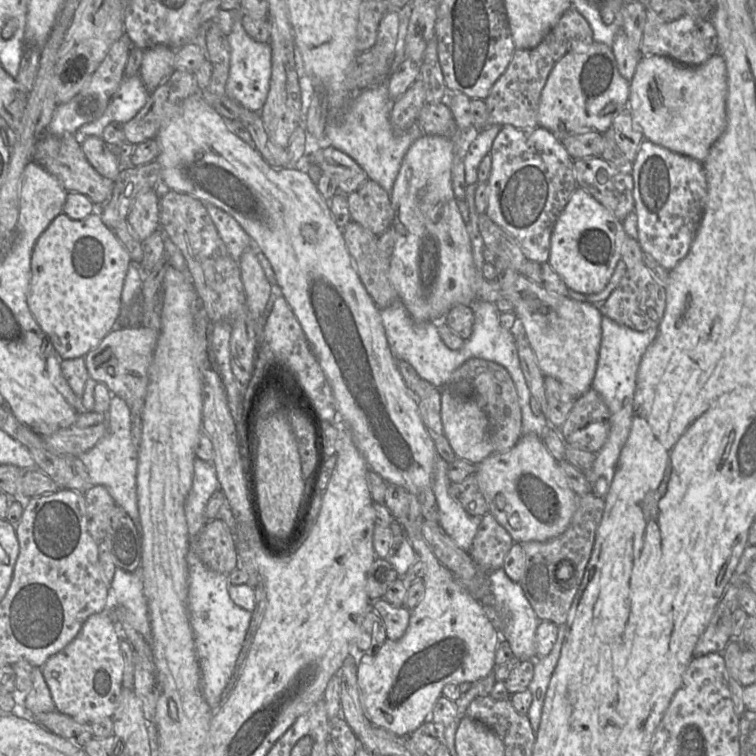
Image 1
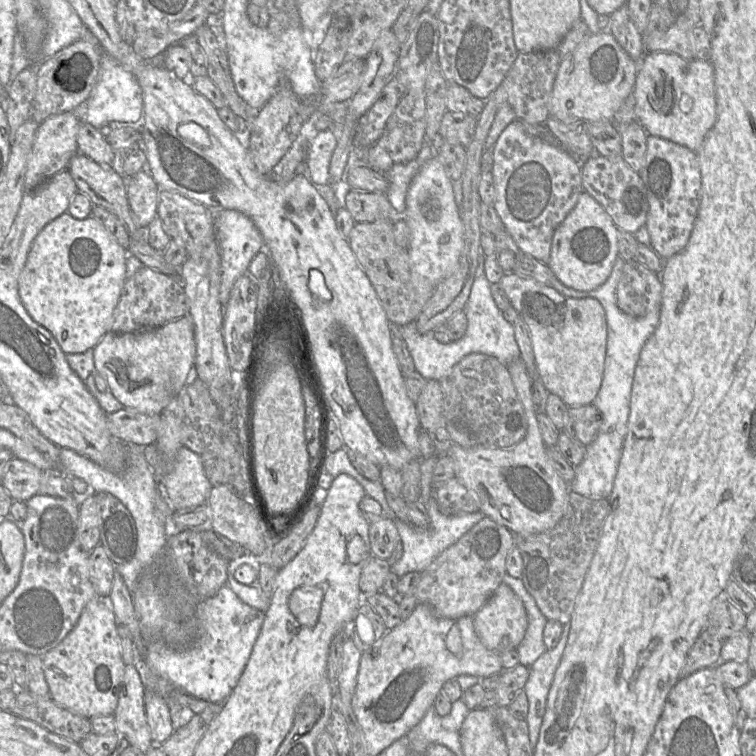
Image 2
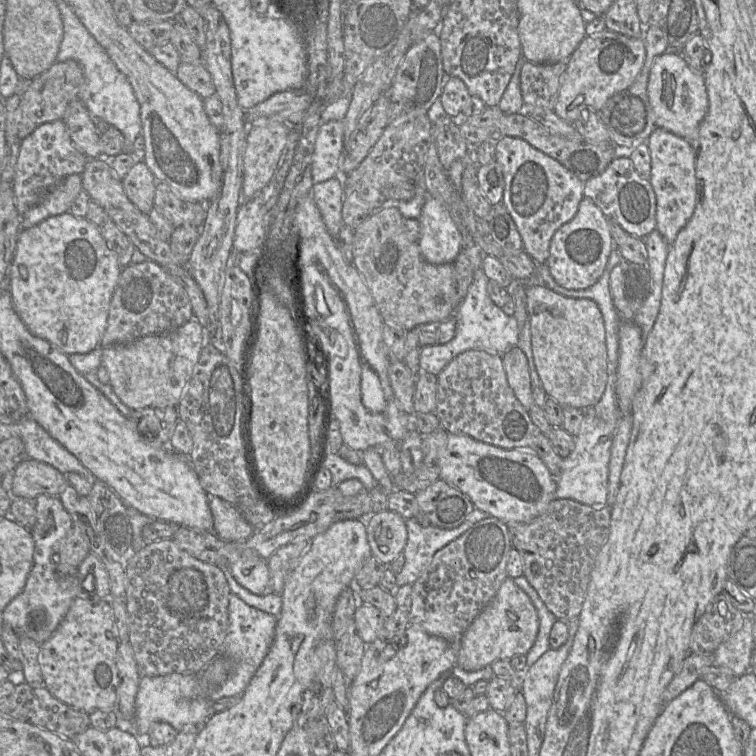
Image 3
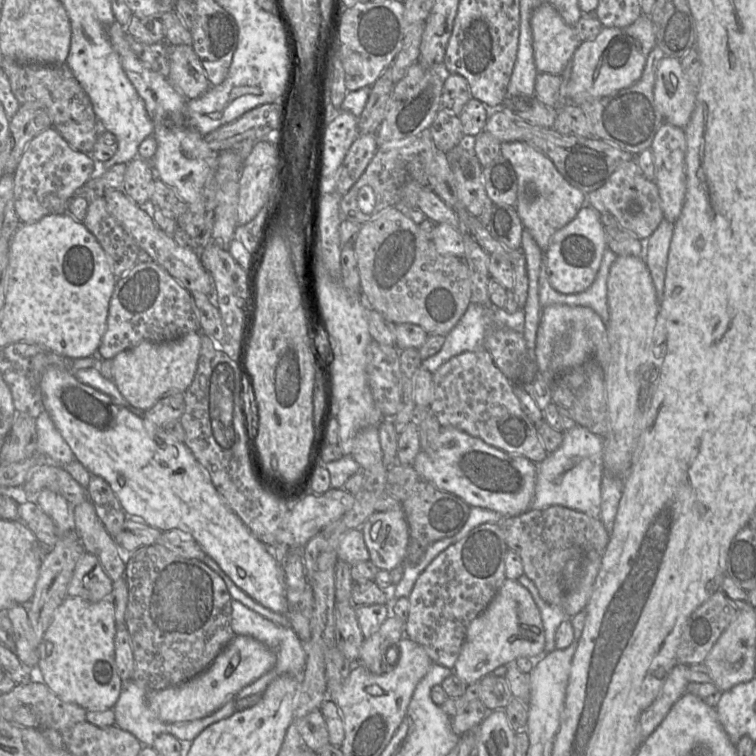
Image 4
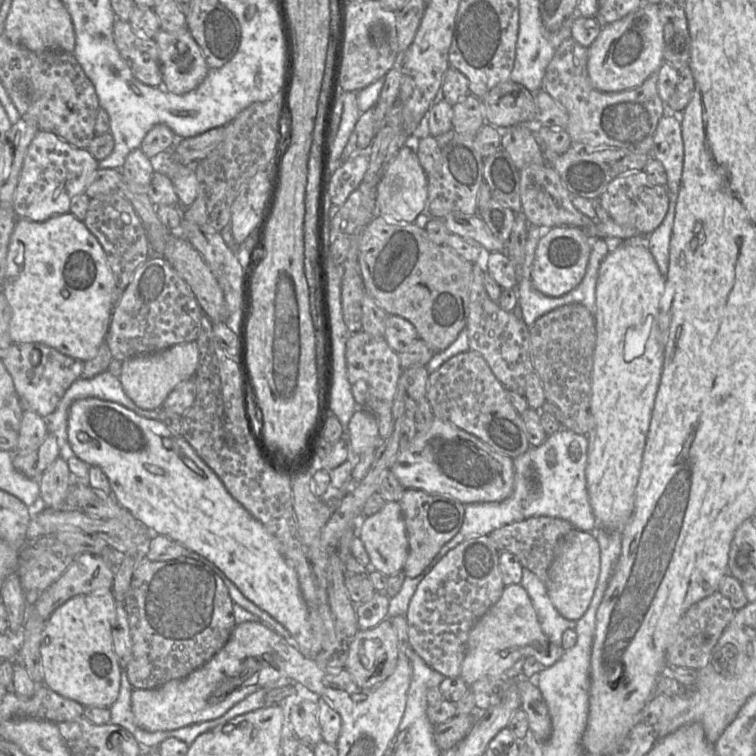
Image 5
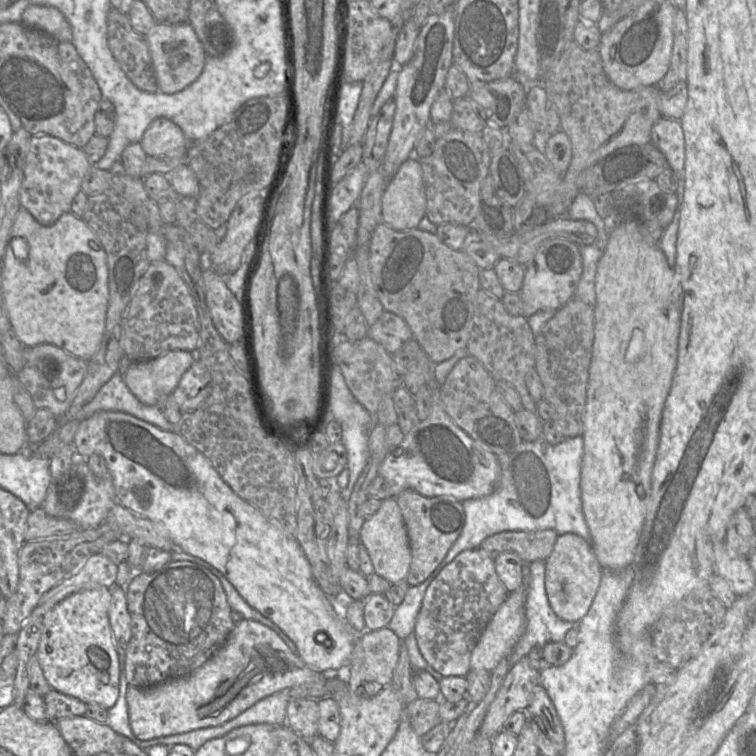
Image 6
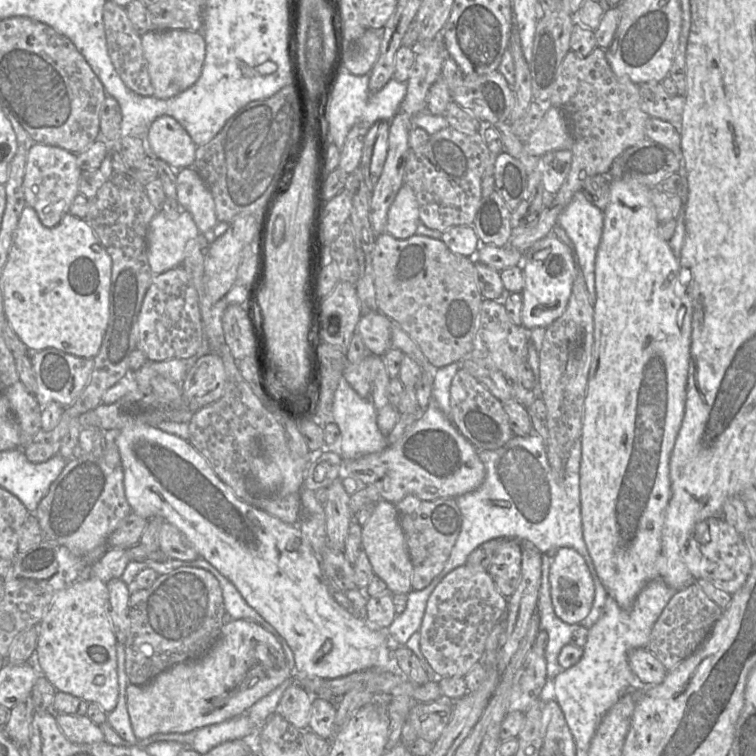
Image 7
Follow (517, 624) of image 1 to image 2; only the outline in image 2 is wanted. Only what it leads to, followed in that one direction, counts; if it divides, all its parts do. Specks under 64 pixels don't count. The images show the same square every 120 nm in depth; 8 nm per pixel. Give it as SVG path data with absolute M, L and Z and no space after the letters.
M506 573L502 583L508 585L513 590L521 599L526 610L528 626L525 636L516 651L519 655L519 664L531 667L547 650L543 642L543 631L548 620L541 613L535 600L526 590L520 578L513 578Z

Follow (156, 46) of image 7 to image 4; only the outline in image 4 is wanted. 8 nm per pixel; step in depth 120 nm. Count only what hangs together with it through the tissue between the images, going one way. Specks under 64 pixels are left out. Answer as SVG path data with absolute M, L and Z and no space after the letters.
M168 45L170 71L168 80L187 99L197 99L210 83L200 59L189 45Z

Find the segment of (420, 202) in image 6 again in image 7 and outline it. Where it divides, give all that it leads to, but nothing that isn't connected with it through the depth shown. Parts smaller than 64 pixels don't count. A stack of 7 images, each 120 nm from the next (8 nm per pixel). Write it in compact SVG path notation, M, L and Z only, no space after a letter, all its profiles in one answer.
M404 183L388 210L386 232L396 239L404 240L416 234L419 223L415 194L409 185Z

